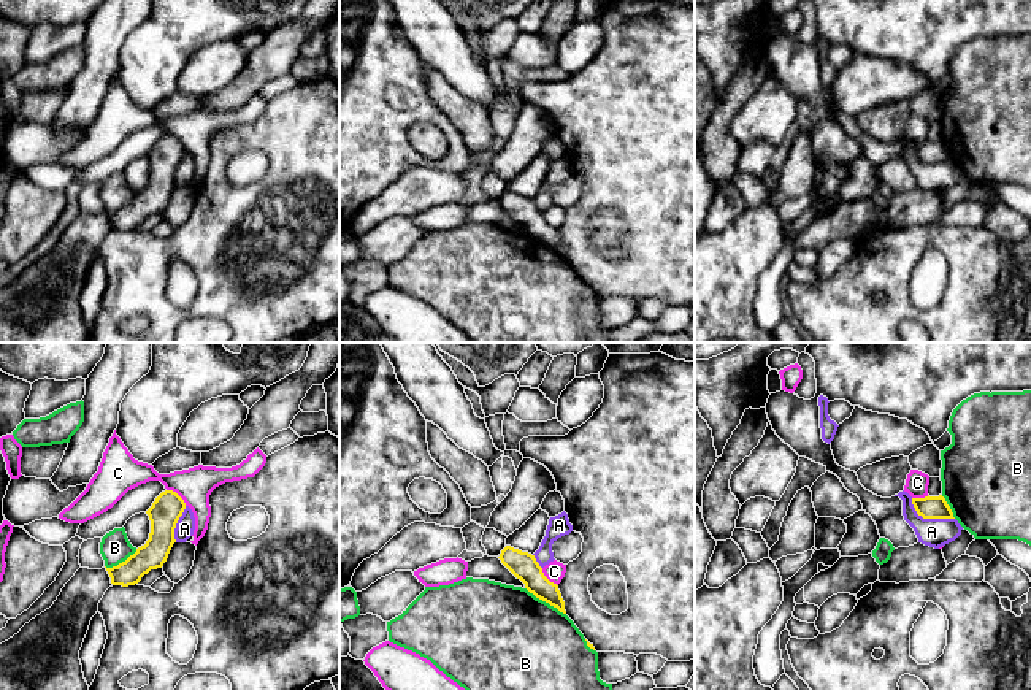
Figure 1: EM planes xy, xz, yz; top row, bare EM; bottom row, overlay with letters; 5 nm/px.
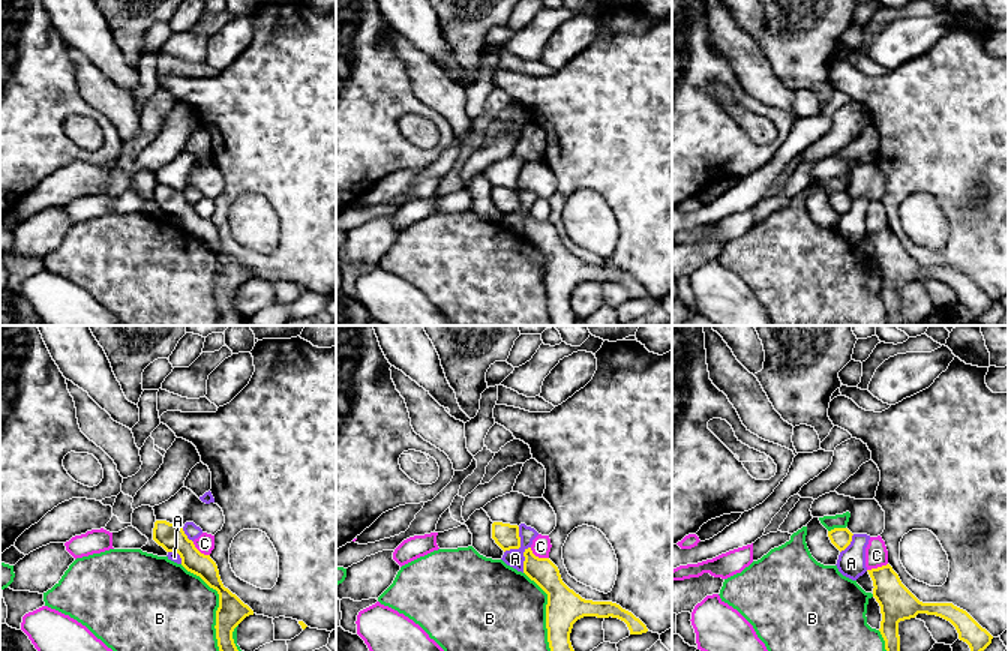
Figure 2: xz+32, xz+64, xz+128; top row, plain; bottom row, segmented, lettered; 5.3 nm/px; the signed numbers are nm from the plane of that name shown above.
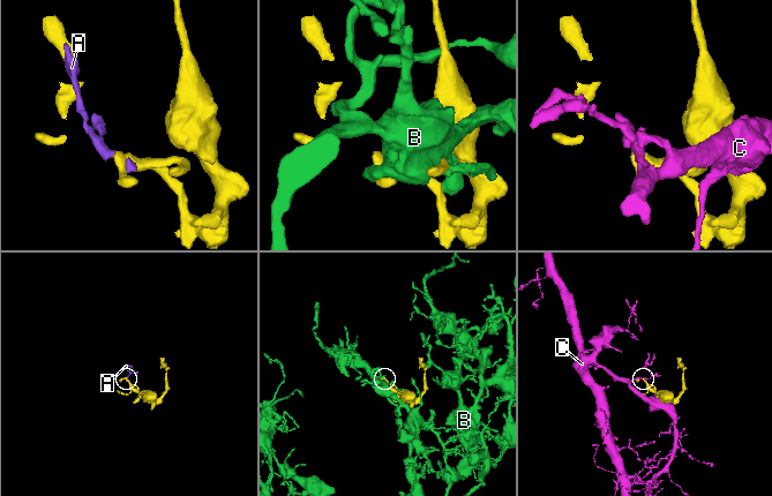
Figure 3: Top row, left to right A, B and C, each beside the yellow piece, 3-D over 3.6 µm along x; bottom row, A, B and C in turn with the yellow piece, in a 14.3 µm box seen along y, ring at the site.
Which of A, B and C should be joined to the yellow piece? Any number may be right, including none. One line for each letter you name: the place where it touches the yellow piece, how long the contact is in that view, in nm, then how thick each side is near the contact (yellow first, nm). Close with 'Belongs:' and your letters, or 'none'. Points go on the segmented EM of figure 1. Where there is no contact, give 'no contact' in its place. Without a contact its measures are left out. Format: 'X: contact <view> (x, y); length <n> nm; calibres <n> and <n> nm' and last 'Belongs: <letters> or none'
Belongs: none

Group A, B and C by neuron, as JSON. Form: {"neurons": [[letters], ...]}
{"neurons": [["A"], ["B"], ["C"]]}

